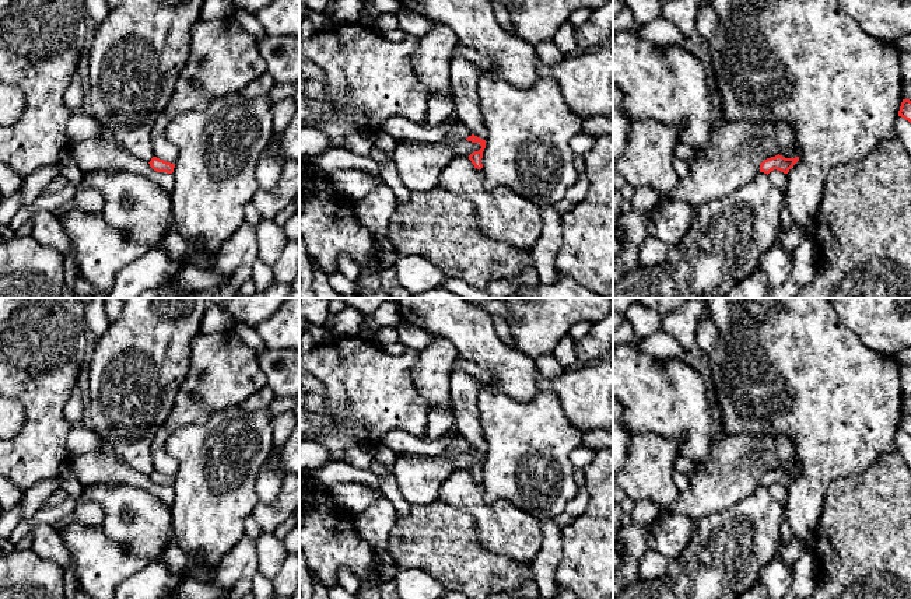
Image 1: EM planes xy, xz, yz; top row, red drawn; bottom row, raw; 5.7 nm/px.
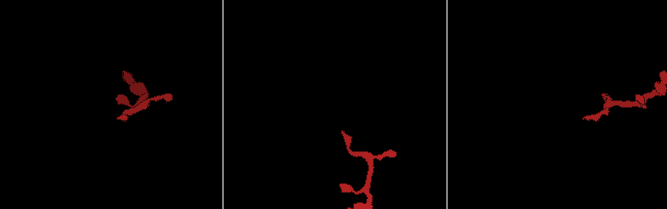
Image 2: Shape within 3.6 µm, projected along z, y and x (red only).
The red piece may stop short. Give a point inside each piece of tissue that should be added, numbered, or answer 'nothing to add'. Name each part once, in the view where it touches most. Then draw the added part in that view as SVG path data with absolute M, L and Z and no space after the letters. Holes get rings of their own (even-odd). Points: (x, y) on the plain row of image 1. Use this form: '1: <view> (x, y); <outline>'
nothing to add

